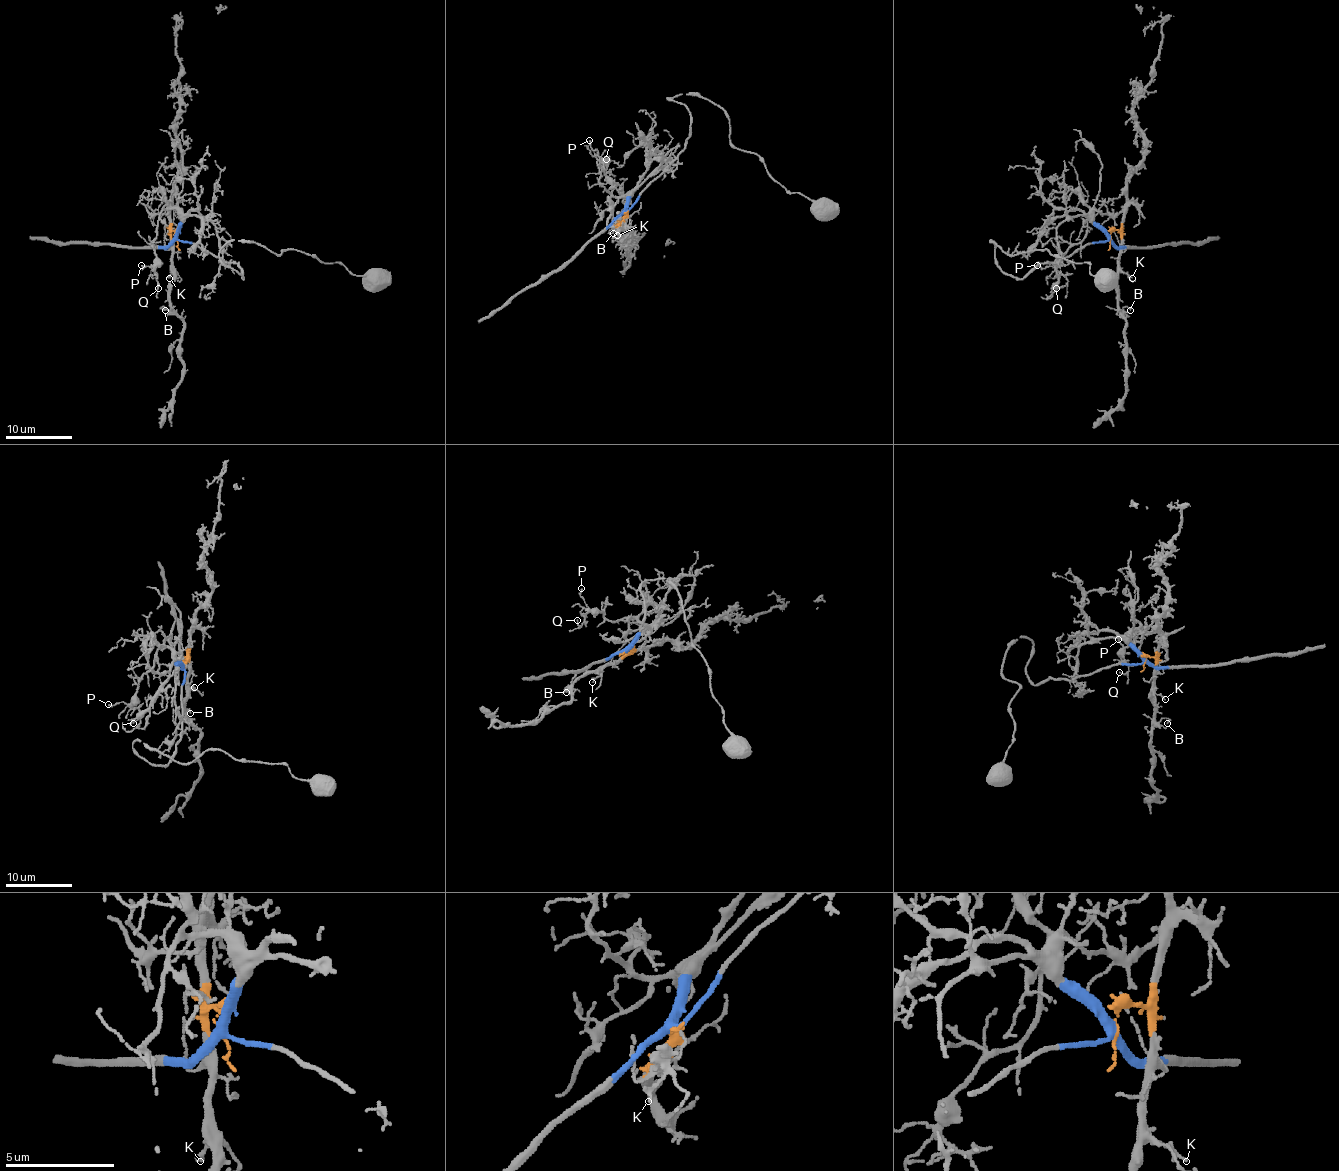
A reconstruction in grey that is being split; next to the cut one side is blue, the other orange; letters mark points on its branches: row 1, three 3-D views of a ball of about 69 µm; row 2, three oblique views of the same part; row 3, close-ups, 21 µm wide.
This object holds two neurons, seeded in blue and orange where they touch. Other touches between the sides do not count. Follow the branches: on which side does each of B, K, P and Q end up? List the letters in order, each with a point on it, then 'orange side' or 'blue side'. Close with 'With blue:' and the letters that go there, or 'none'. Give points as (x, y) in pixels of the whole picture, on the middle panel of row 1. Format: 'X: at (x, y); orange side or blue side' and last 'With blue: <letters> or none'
B: at (613, 233); orange side
K: at (617, 235); orange side
P: at (589, 140); blue side
Q: at (606, 159); blue side
With blue: P, Q

